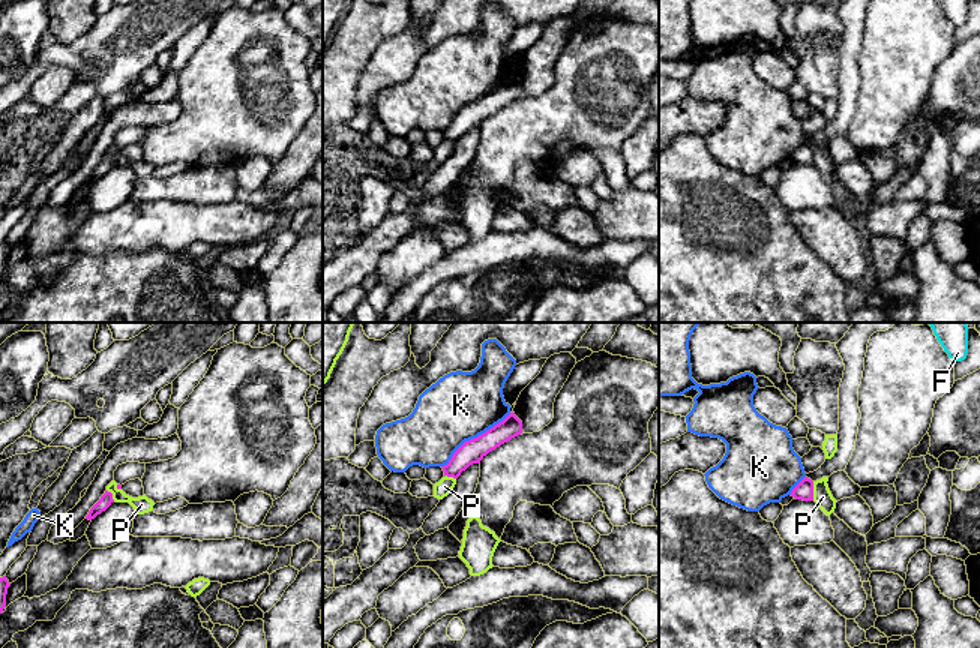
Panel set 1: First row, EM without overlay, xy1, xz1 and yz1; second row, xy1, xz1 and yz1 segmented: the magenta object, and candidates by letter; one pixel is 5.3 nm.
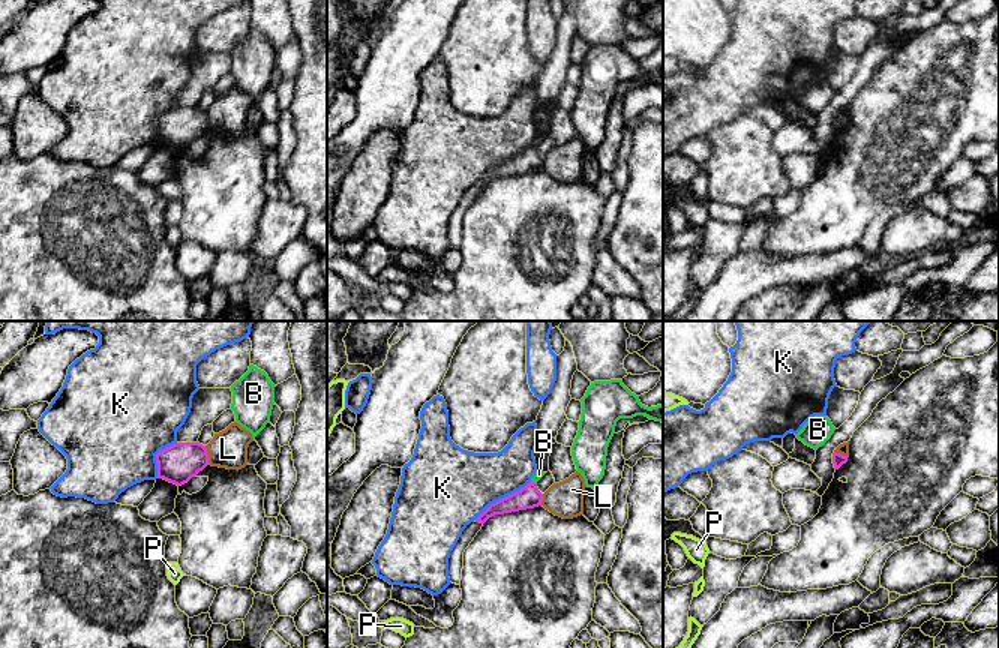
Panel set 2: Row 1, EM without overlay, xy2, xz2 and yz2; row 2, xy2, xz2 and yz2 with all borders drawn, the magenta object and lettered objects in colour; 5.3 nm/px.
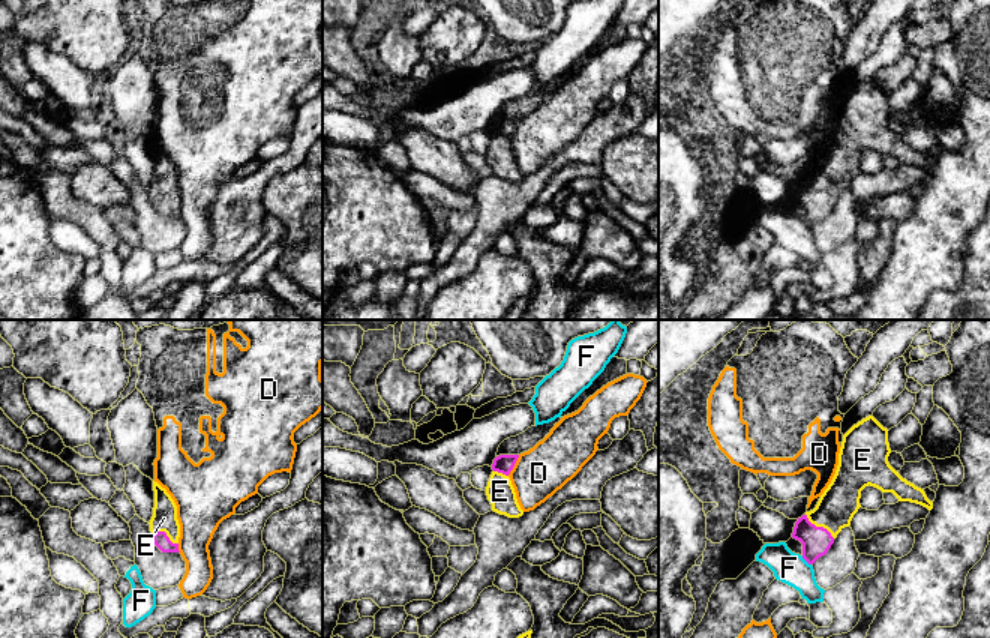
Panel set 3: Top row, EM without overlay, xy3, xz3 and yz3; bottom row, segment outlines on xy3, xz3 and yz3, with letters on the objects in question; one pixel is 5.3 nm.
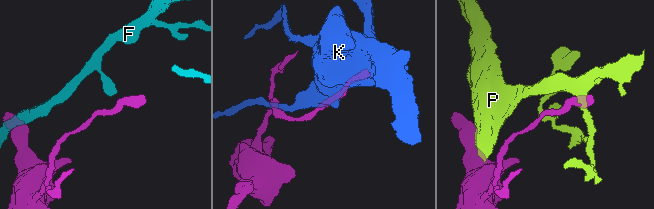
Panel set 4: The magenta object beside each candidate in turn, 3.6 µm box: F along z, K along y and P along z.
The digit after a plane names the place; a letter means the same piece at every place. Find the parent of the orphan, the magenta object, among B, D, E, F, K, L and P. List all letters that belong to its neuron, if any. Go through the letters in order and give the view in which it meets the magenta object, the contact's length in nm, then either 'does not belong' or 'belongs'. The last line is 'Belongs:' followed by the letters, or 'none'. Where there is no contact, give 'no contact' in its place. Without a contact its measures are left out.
B: meets magenta in xz2; contact 40 nm long; does not belong
D: meets magenta in xz3; contact 130 nm long; does not belong
E: meets magenta in yz3; contact 200 nm long; belongs
F: meets magenta in yz3; contact 80 nm long; does not belong
K: meets magenta in xz1; contact 480 nm long; does not belong
L: meets magenta in xy2; contact 110 nm long; does not belong
P: meets magenta in yz1; contact 100 nm long; does not belong
Belongs: E

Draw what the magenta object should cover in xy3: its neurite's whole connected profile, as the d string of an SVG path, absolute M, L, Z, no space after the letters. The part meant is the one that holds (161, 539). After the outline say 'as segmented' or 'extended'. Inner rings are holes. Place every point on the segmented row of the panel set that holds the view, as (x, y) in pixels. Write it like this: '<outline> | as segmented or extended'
M154 480L153 491L154 507L153 516L148 522L153 542L162 552L180 552L180 524L177 519L177 506L166 489Z | extended

